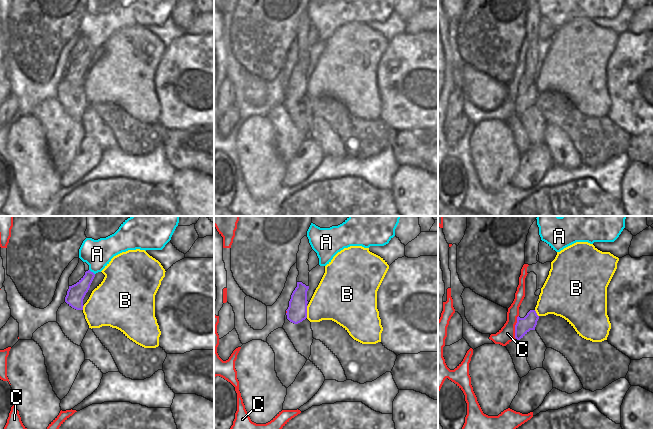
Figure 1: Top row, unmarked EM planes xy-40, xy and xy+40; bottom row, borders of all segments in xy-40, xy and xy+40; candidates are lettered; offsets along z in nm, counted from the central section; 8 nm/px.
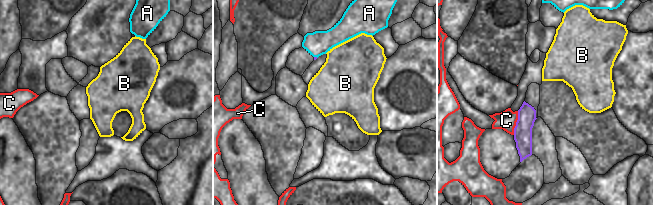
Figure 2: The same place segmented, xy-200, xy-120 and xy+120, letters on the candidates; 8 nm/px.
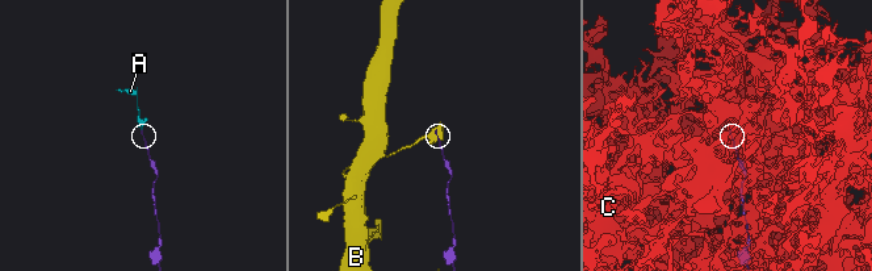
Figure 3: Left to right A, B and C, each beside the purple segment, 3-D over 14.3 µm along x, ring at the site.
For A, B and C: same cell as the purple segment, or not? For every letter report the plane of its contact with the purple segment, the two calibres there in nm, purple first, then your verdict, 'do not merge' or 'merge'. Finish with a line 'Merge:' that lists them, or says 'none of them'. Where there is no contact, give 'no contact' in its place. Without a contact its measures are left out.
A: xy-40 | 140/220 nm | merge
B: xy | 160/340 nm | do not merge
C: xy+40 | 120/130 nm | do not merge
Merge: A

